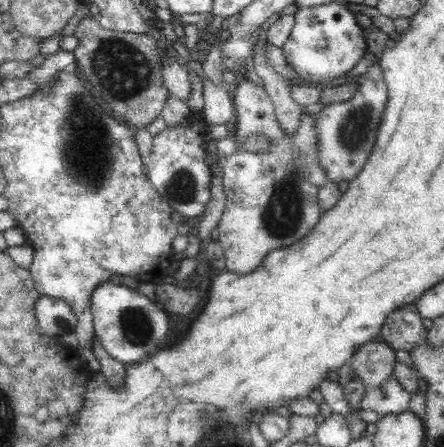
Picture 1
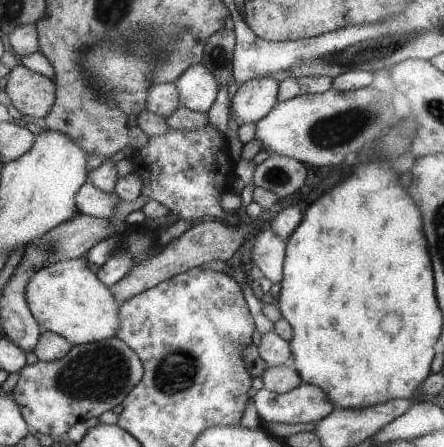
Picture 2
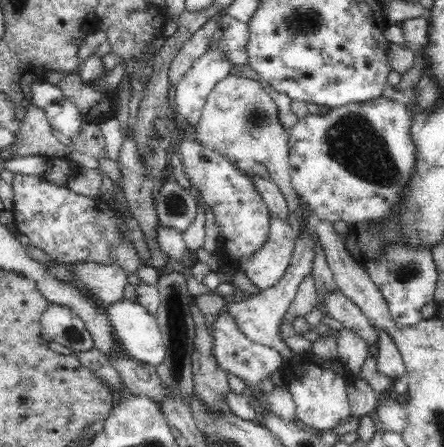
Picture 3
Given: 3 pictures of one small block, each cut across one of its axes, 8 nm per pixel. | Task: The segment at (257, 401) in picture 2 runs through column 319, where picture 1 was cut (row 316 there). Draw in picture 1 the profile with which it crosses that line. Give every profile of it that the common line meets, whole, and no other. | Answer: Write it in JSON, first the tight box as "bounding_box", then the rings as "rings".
{"bounding_box":[382,304,428,352],"rings":[[[416,304],[394,312],[382,326],[382,342],[394,352],[412,352],[422,342],[428,340],[428,330],[424,330],[422,320],[416,312]]]}

